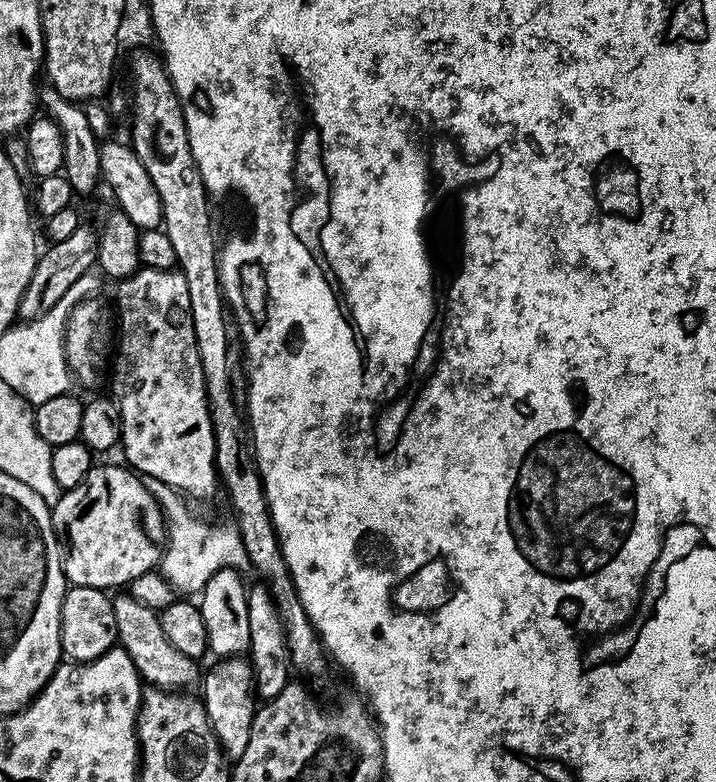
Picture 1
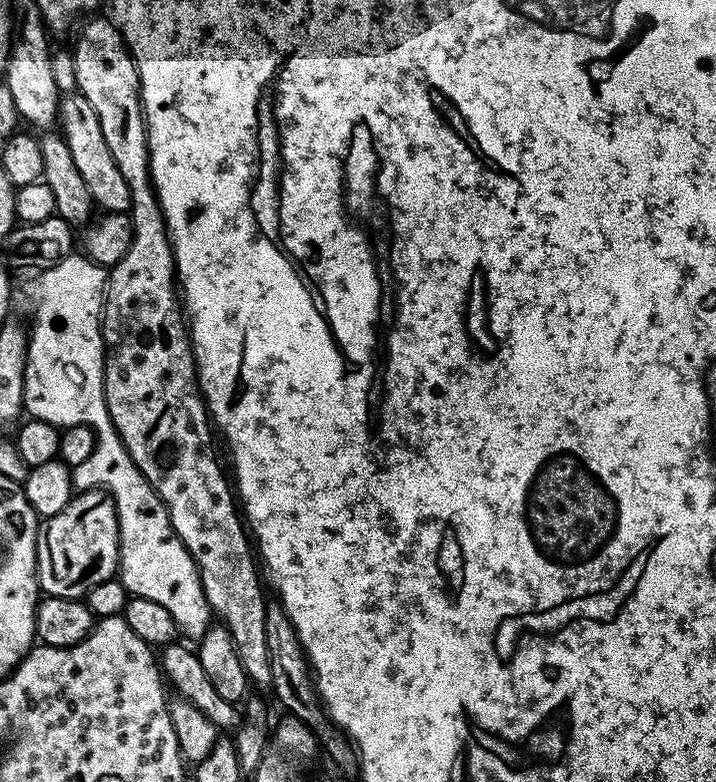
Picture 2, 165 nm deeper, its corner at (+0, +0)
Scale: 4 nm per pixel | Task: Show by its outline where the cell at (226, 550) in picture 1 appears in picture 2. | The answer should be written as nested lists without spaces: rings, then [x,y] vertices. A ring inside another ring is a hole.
[[[73,254],[62,258],[62,262],[58,262],[53,268],[45,268],[39,273],[40,276],[32,284],[32,304],[36,307],[36,321],[30,324],[30,335],[28,337],[28,361],[26,362],[26,374],[24,375],[24,407],[27,415],[33,420],[41,420],[42,422],[50,422],[58,429],[69,428],[70,426],[82,426],[83,424],[91,428],[96,434],[96,445],[90,454],[90,458],[86,458],[80,465],[71,469],[72,486],[76,490],[85,489],[103,489],[112,496],[113,502],[116,504],[117,524],[120,527],[120,562],[118,579],[124,584],[124,588],[132,596],[141,596],[142,598],[150,598],[150,602],[158,602],[158,606],[166,606],[166,610],[170,610],[170,618],[174,618],[177,629],[181,633],[184,632],[193,638],[199,638],[206,634],[206,630],[210,626],[210,609],[206,602],[206,594],[202,590],[202,582],[200,575],[196,569],[196,563],[191,554],[186,550],[186,546],[178,538],[178,534],[174,530],[174,526],[168,517],[168,508],[160,501],[160,496],[150,486],[150,482],[138,470],[138,466],[134,466],[134,462],[130,458],[130,454],[126,450],[126,446],[120,440],[116,428],[112,424],[112,419],[108,413],[106,406],[106,398],[104,397],[104,333],[100,330],[100,318],[104,306],[104,286],[106,283],[106,272],[101,265],[89,260],[83,254]]]

